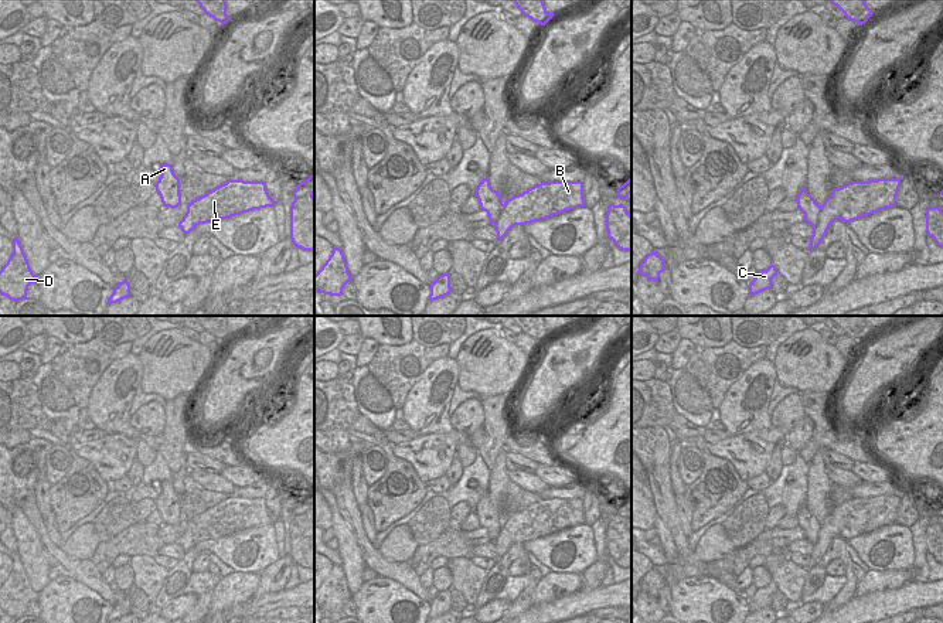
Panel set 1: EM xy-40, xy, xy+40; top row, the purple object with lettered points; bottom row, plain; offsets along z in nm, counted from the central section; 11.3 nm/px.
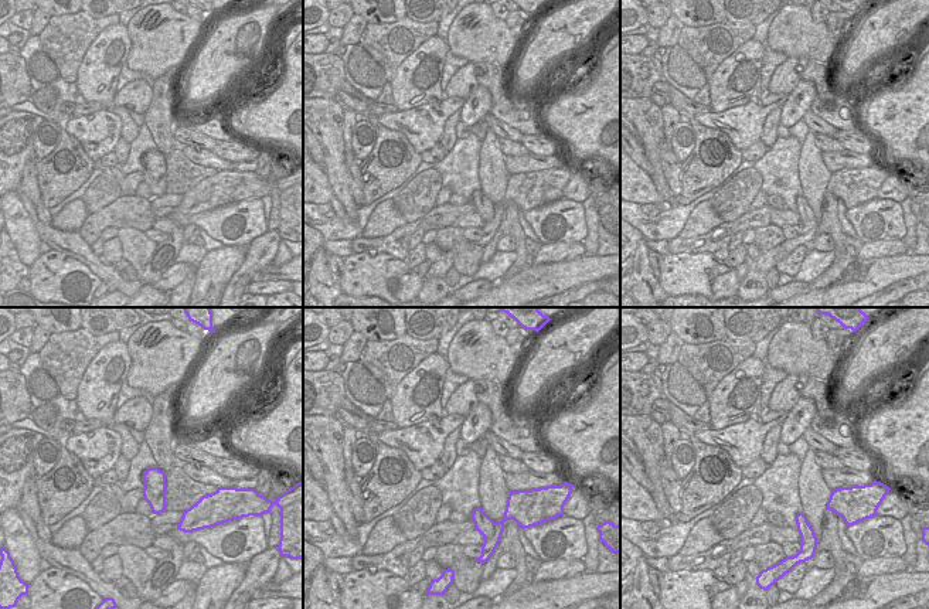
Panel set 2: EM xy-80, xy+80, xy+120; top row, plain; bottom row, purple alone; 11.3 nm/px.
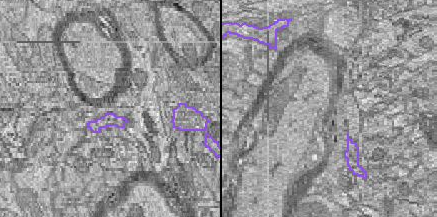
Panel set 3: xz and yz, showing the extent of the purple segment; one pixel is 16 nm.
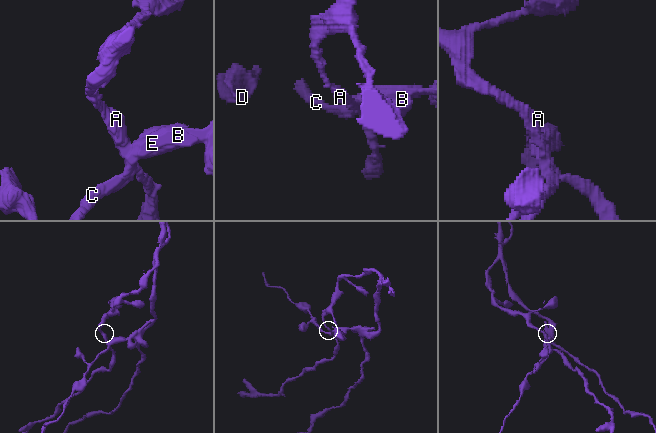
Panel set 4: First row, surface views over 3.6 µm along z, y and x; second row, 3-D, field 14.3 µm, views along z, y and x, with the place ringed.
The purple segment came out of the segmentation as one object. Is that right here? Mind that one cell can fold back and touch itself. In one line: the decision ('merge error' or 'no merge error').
merge error

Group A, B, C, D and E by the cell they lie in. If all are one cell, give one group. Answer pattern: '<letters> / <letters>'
A / B C D E

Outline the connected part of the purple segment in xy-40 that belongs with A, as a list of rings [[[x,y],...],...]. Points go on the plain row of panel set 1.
[[[161,481],[159,486],[160,494],[154,501],[163,524],[177,525],[181,521],[180,496],[173,488],[173,481]]]

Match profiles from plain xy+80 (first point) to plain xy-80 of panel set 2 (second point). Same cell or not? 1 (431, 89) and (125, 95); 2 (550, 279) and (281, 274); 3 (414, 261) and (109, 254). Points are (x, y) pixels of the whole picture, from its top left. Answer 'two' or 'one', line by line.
1: two
2: one
3: two

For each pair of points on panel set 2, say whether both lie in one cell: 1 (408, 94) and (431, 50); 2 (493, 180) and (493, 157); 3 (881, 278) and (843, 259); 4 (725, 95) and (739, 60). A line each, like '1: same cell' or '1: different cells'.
1: same cell
2: same cell
3: same cell
4: same cell

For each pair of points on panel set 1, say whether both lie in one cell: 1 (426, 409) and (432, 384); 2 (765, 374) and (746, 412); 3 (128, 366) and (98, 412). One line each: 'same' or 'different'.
1: same
2: same
3: same

